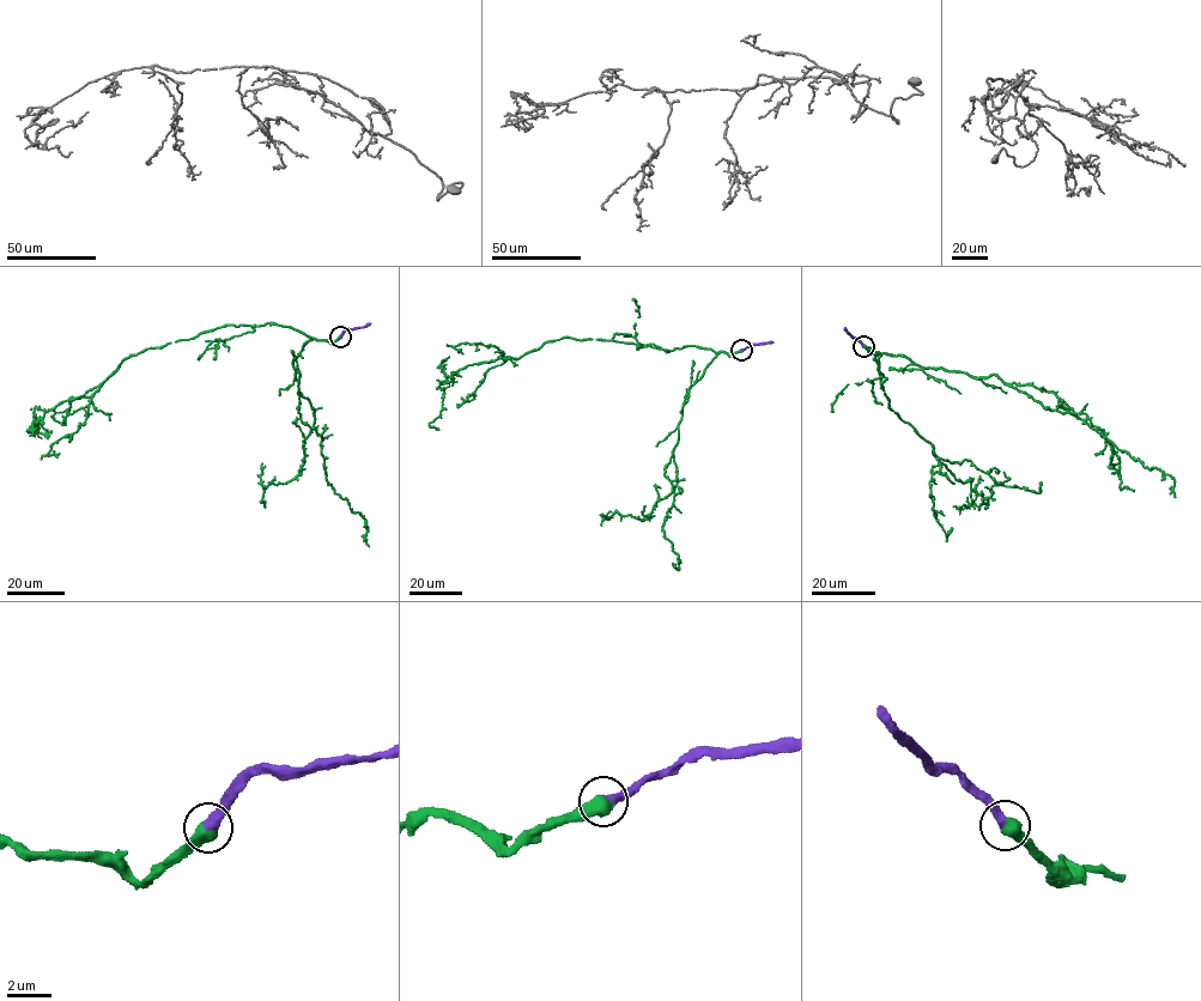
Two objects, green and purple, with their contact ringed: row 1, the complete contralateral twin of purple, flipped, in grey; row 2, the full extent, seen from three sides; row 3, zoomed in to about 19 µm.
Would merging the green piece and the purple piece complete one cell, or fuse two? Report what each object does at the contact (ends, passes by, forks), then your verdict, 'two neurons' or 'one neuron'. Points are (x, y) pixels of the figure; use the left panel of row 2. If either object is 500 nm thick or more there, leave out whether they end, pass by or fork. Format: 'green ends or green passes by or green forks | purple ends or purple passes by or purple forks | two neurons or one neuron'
one neuron

